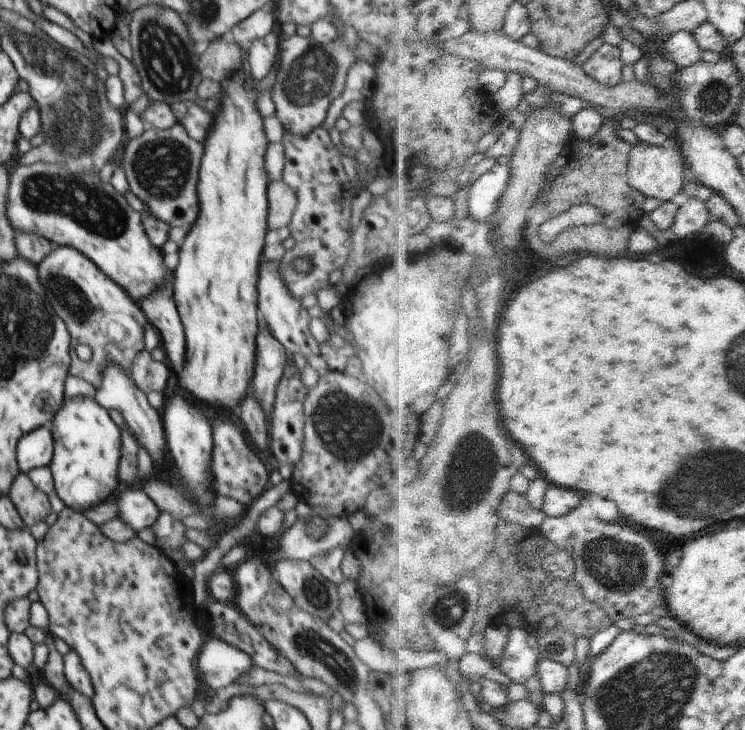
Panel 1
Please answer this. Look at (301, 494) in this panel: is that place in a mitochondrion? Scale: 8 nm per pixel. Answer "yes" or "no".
no

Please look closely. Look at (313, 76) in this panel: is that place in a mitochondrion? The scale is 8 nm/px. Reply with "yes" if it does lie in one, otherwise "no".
yes

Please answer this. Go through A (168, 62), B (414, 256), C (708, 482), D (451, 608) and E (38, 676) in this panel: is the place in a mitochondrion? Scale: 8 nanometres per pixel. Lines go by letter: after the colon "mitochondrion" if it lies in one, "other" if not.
A: mitochondrion
B: other
C: mitochondrion
D: mitochondrion
E: other

